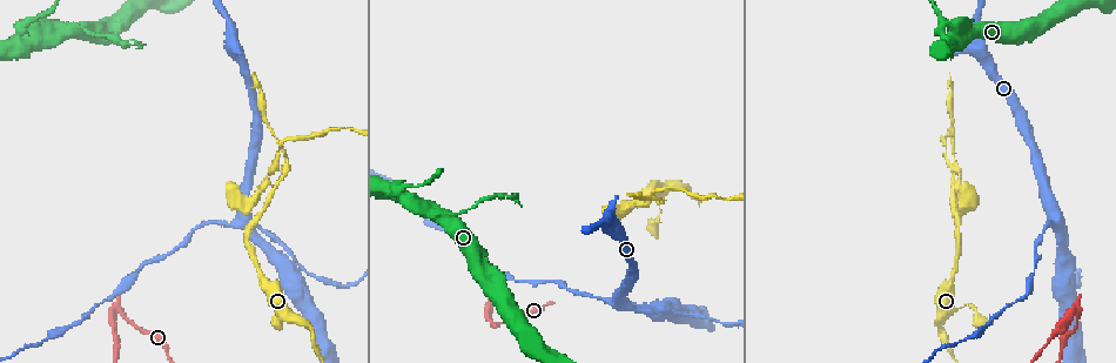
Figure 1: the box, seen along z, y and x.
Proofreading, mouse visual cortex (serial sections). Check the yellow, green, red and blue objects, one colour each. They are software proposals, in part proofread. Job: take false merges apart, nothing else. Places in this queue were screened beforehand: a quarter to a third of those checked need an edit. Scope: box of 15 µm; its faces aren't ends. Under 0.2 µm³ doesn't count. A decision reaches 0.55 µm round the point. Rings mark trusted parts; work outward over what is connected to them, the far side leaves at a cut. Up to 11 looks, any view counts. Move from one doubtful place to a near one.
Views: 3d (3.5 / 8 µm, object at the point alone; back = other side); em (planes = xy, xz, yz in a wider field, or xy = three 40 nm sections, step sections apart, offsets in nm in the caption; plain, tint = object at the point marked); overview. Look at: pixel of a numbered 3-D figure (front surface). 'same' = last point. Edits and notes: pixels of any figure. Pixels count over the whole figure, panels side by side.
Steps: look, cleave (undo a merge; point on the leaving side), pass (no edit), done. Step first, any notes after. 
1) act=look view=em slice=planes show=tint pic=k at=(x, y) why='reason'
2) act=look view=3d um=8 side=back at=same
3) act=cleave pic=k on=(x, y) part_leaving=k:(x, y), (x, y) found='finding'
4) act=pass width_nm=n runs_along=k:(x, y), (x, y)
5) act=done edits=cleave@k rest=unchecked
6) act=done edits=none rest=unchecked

act=look view=3d um=3.5 pic=1 at=(1060, 224) why='arms part here'

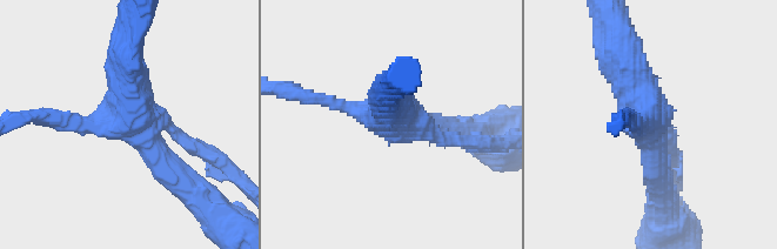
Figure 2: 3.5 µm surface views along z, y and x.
act=look view=em slice=xy step=5 show=tint pic=2 at=(111, 120) why='need the tissue'

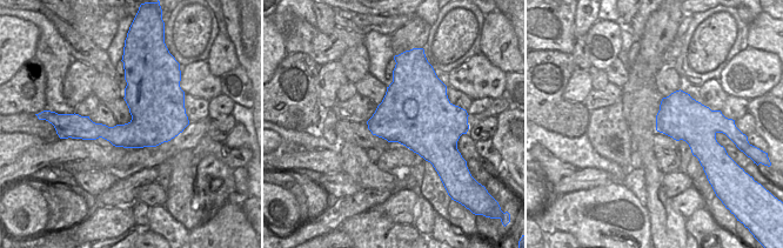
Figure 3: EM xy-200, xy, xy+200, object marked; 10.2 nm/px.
act=pass runs_along=2:(127, 33), (124, 105), (171, 169) found='continuous, no second cell'

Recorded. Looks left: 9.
act=look view=3d um=3.5 pic=1 at=(957, 237) why='narrows sharply'

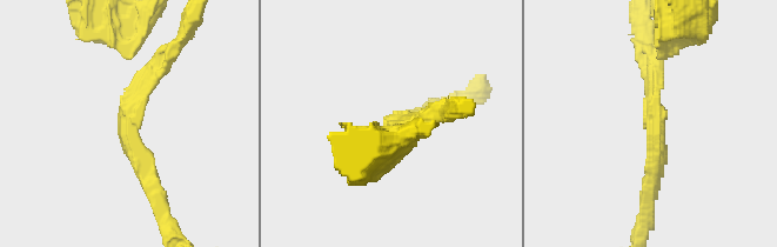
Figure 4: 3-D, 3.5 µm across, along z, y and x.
act=look view=em slice=xy step=3 show=tint pic=4 at=(392, 116) arm_widths_nm=200,250

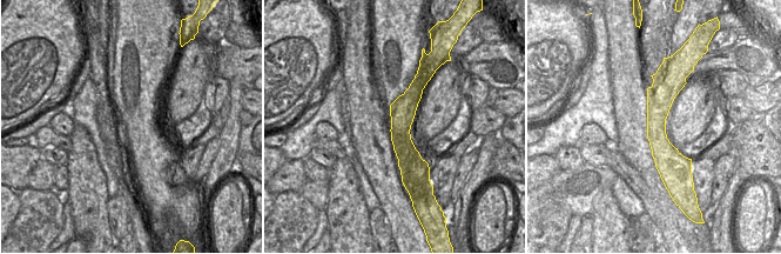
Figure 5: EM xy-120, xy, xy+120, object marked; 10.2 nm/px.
act=look view=em slice=planes show=tint at=same

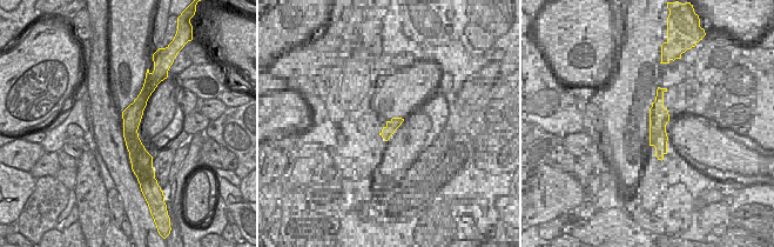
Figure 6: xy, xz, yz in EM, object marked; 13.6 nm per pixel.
act=pass width_nm=280 runs_along=6:(145, 92), (132, 115), (134, 160) found='one cell here'

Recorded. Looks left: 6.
act=look view=3d um=3.5 pic=1 at=(1071, 313) why='sharp bend'

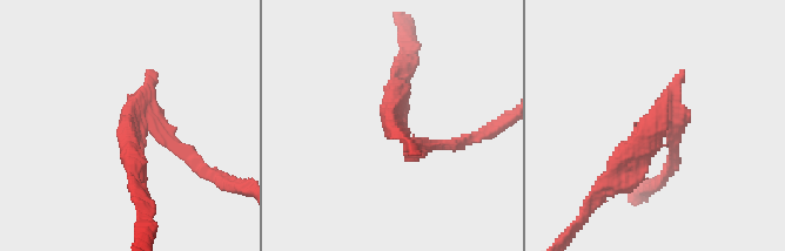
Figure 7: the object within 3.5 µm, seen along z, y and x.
act=look view=em slice=xy step=1 show=tint pic=7 at=(127, 124)

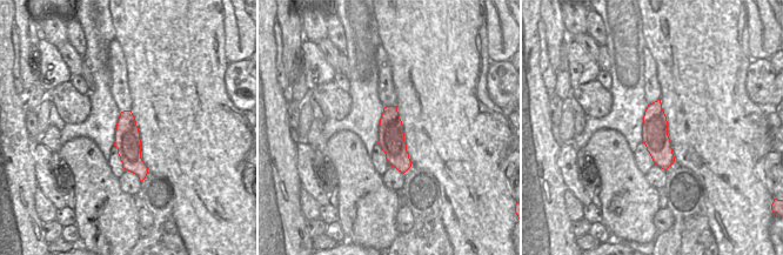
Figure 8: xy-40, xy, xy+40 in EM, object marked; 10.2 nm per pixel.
act=look view=em slice=xy step=3 show=tint at=same why='another direction'

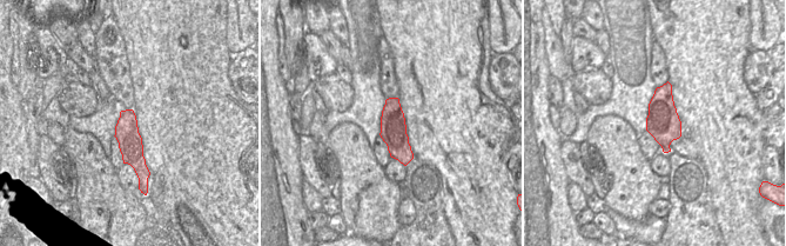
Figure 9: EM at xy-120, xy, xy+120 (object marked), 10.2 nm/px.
act=cleave pic=7 on=(122, 129) part_leaving=7:(142, 121), (127, 124), (142, 199) found='a second cell is stuck on'

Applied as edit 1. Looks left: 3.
act=look view=overview why='see it whole again'

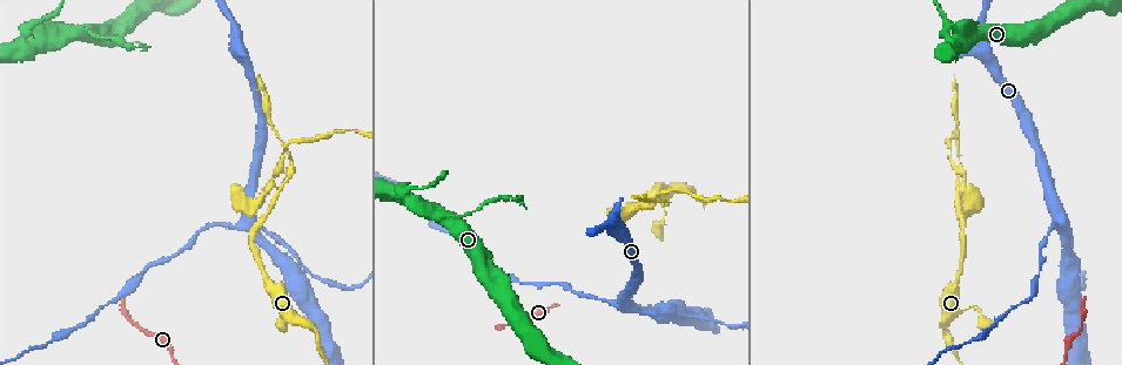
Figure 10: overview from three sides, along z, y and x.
act=look view=3d um=3.5 pic=10 at=(273, 184) why='arms run side by side'

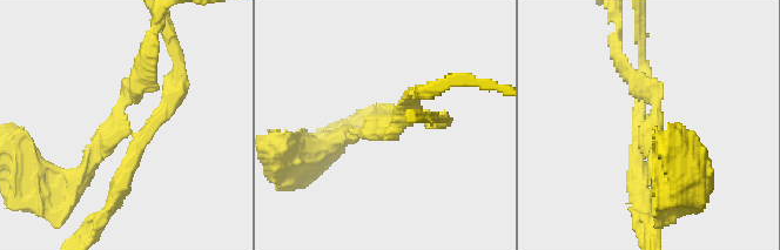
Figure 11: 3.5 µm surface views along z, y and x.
act=cleave pic=11 on=(391, 133) found='two cells meet here'

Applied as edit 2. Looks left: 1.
act=done edits=cleave@7,cleave@11 rest=unchecked

